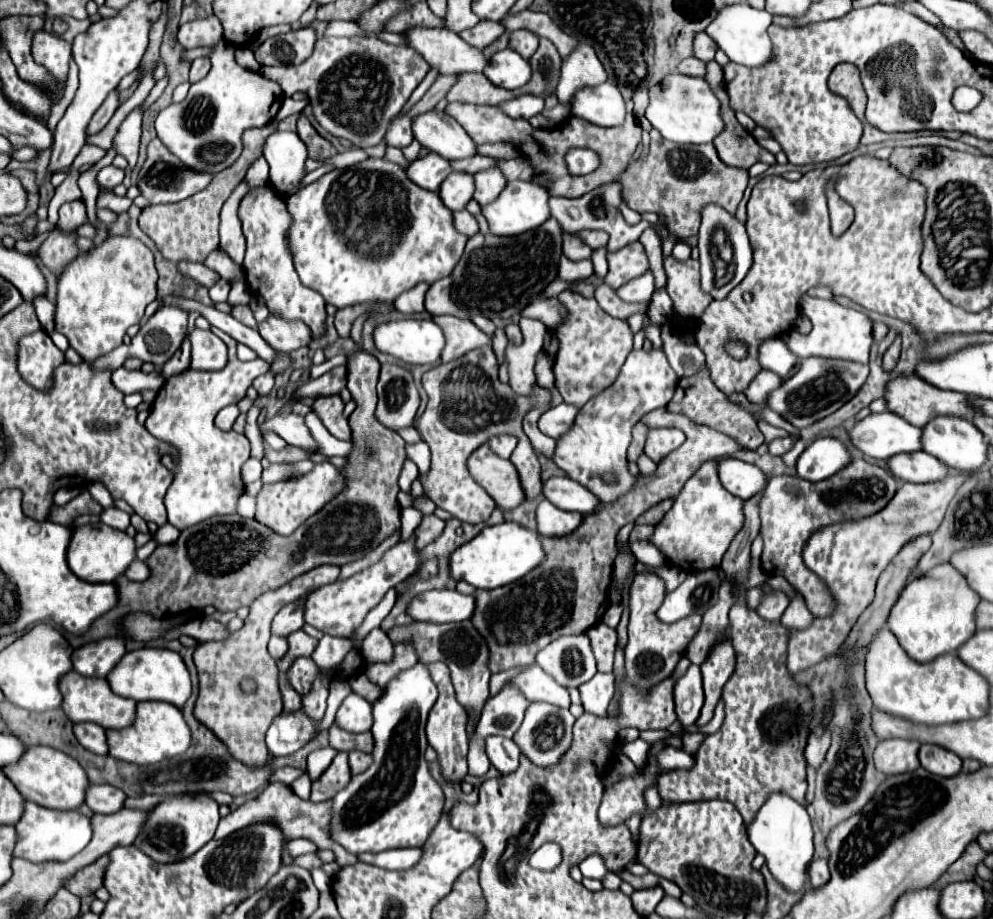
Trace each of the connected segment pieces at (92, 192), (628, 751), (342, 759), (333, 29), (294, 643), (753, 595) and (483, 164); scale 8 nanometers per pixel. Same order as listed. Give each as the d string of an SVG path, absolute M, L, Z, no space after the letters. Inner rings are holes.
M113 148L99 160L92 168L80 174L78 186L82 192L82 198L86 204L88 222L94 226L97 222L96 200L99 195L99 185L96 181L97 173L101 168L111 165L117 153Z
M641 738L623 744L623 754L633 760L633 764L637 766L637 770L645 770L647 768L649 750L651 750L651 744L645 742L645 740L641 740Z
M339 752L333 758L331 766L323 772L323 776L313 784L311 800L313 802L331 800L349 780L351 780L351 770L347 764L347 752Z
M333 20L327 24L325 36L355 36L361 34L359 26L355 22L345 22L345 20Z
M303 630L291 632L287 654L285 654L283 658L275 660L275 662L277 662L277 668L279 668L279 670L289 670L291 662L293 662L297 656L311 656L311 652L313 652L315 646L317 646L317 640L311 638L309 634L305 634Z
M755 586L755 588L747 590L747 604L749 604L749 608L753 608L753 610L759 608L759 604L763 600L763 594L765 594L763 586Z
M473 156L473 158L467 158L467 160L455 160L455 162L451 162L451 166L453 166L453 170L459 170L459 172L477 174L481 170L495 168L497 160L489 158L489 156Z

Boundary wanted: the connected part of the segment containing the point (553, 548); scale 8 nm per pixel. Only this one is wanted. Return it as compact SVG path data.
M665 408L649 412L647 416L643 416L643 422L647 422L651 428L681 428L687 440L673 454L661 460L653 476L643 478L639 474L633 492L613 504L601 504L599 512L585 516L583 524L571 536L543 538L547 560L539 568L523 576L523 580L517 580L515 584L507 584L503 588L475 590L477 608L471 622L489 644L491 672L529 666L535 662L535 654L549 642L557 640L559 636L583 634L591 626L601 622L603 614L611 606L607 586L611 584L613 560L617 556L617 532L625 524L633 524L651 506L667 498L675 498L681 492L683 484L697 472L703 462L719 460L723 456L727 458L743 450L743 446L739 446L739 442L731 436L721 434L709 426L695 424L681 414L667 412Z

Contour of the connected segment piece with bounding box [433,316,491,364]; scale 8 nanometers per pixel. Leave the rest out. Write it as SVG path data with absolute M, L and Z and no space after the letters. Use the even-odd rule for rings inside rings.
M433 316L433 320L443 328L447 338L445 350L441 354L443 364L457 360L459 356L465 356L469 350L491 344L491 338L485 332L481 332L471 320L463 320L457 316Z

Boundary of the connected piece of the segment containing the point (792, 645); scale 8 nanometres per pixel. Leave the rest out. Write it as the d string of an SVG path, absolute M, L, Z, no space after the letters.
M957 474L957 476L947 476L943 482L935 482L935 484L905 482L897 490L895 498L881 512L855 522L839 522L829 528L821 528L809 538L807 548L803 550L803 560L807 568L811 568L827 582L839 606L831 616L815 618L811 628L791 630L787 666L793 674L831 656L845 642L861 612L873 602L875 582L879 574L893 560L893 556L899 552L903 544L907 544L919 534L935 532L939 528L945 510L951 498L955 496L957 488L963 484L963 480L965 476Z

